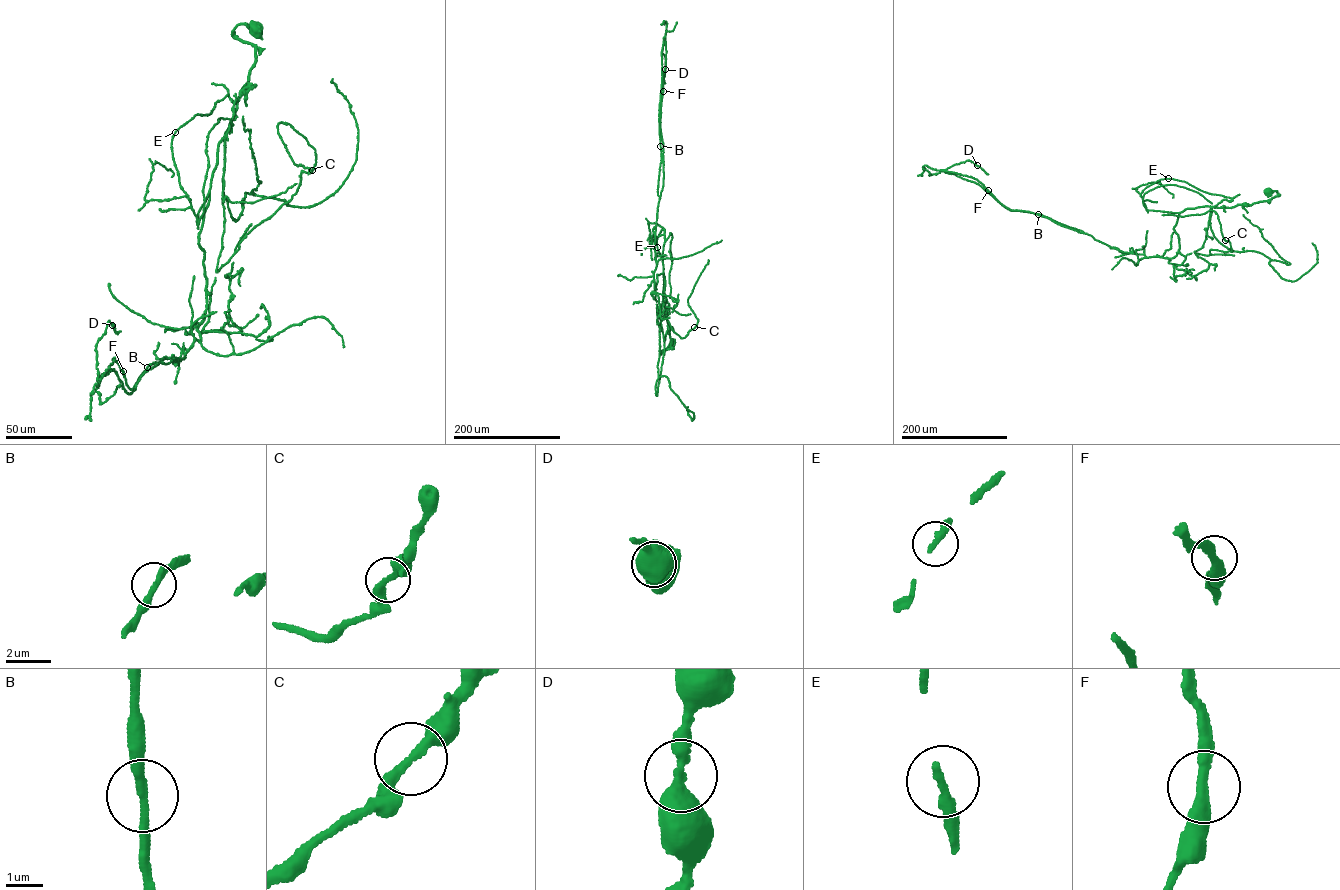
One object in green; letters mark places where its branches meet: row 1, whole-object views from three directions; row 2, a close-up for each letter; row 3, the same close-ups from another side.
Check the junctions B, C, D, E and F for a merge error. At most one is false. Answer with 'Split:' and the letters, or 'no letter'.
Split: no letter

